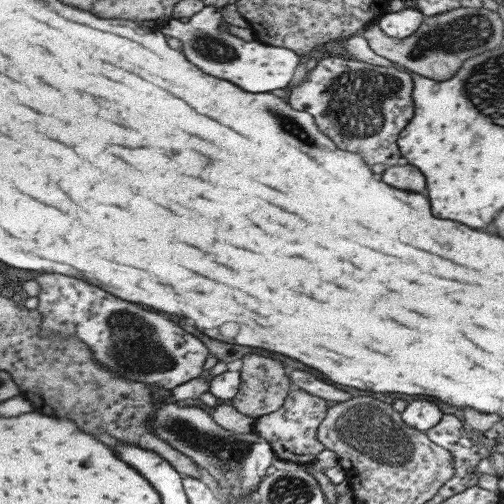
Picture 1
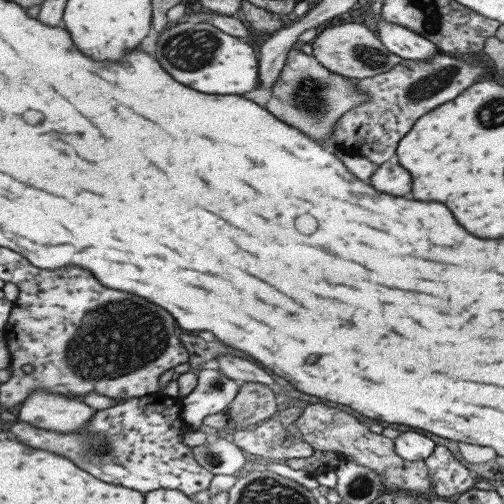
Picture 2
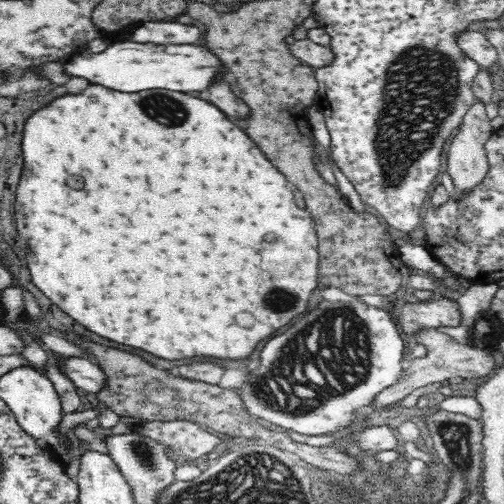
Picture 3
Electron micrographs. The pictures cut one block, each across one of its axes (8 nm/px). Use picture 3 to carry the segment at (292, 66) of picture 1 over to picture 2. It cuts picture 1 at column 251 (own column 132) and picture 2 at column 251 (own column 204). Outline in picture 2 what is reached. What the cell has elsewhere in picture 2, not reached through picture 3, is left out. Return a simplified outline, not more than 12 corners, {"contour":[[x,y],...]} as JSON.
{"contour":[[185,18],[157,40],[163,68],[207,94],[259,86],[249,40]]}

